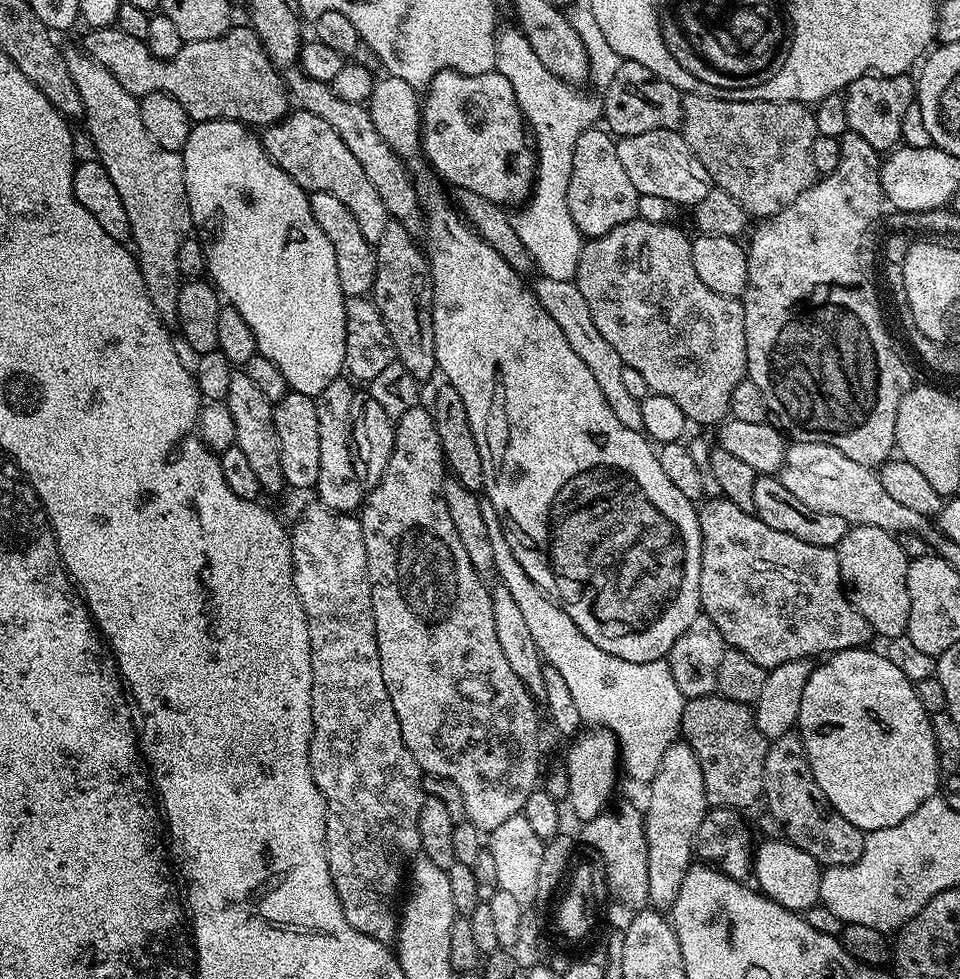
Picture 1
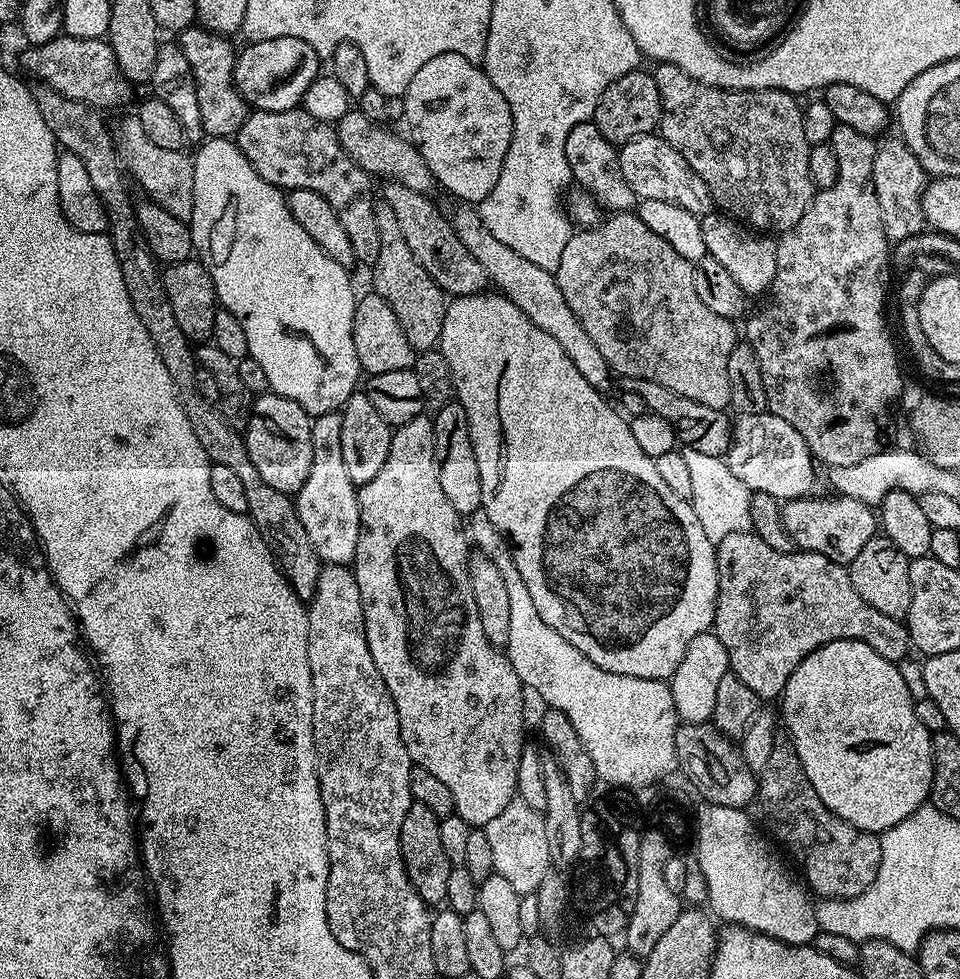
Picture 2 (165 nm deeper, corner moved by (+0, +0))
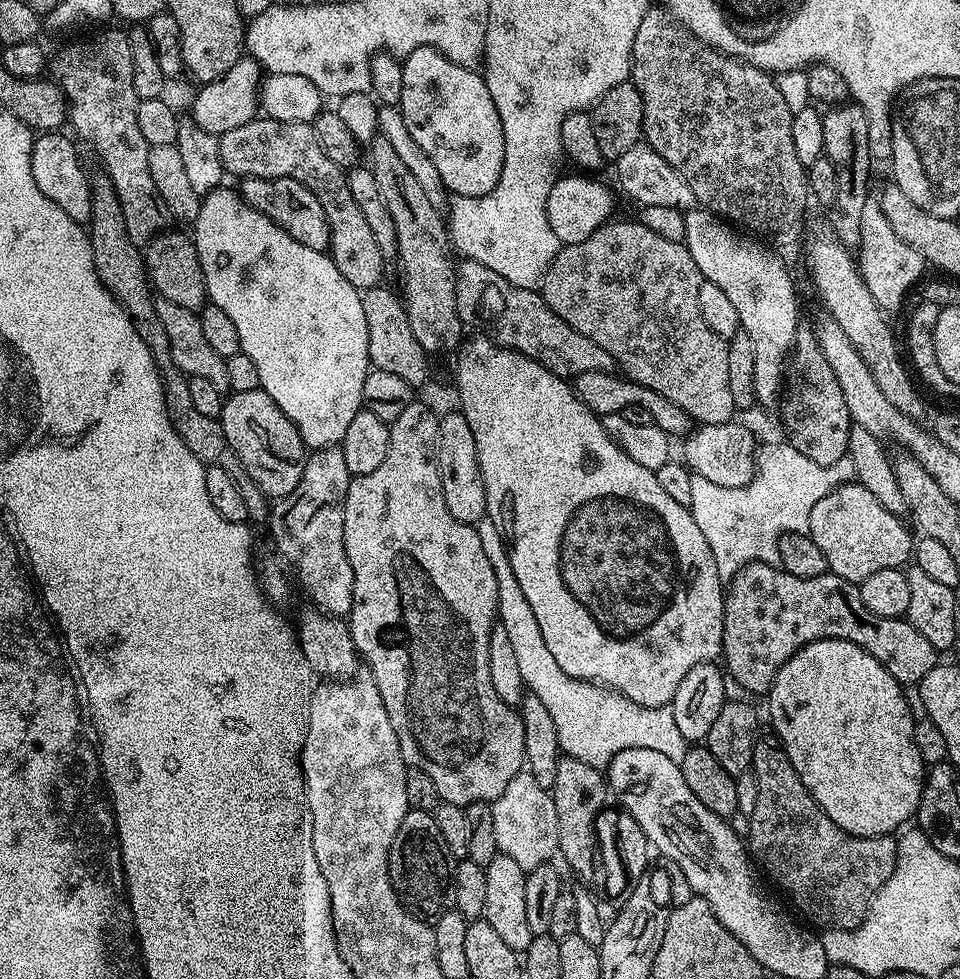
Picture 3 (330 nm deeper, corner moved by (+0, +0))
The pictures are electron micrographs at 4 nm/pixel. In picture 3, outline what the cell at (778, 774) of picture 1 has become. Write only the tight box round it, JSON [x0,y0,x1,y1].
[746,739,897,928]

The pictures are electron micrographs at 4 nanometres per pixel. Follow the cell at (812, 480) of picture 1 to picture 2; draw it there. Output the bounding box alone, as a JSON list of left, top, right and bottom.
[726,411,816,502]

